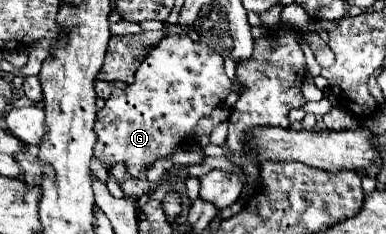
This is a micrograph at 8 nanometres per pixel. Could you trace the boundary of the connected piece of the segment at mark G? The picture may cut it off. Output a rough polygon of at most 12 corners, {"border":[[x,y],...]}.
{"border":[[167,35],[97,111],[95,157],[129,175],[173,155],[233,81]]}

